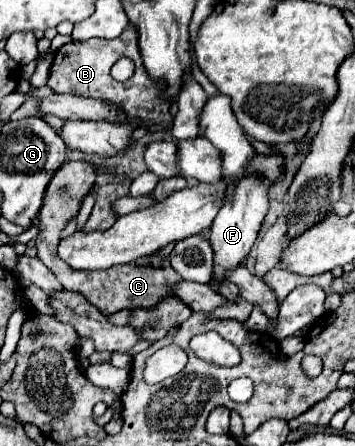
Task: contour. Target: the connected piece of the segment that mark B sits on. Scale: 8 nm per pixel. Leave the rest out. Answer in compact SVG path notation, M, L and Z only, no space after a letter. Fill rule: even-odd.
M129 25L117 39L89 39L89 41L71 41L63 45L53 59L51 71L49 71L49 81L47 87L51 87L55 93L71 93L71 95L81 95L81 97L91 97L99 101L109 101L117 109L125 111L125 115L135 121L143 123L143 127L151 133L161 131L171 127L171 113L169 113L169 103L163 101L161 97L161 87L155 85L139 55L137 47L137 31L133 25ZM129 57L135 63L135 75L127 79L125 83L119 83L111 77L111 67L117 59Z

